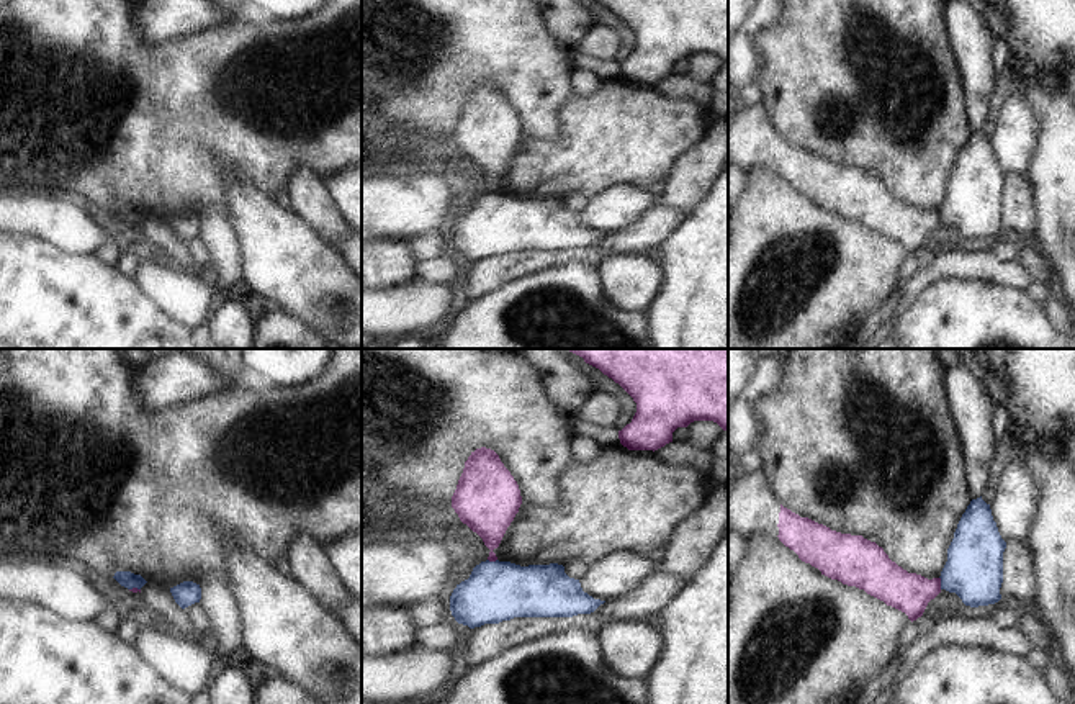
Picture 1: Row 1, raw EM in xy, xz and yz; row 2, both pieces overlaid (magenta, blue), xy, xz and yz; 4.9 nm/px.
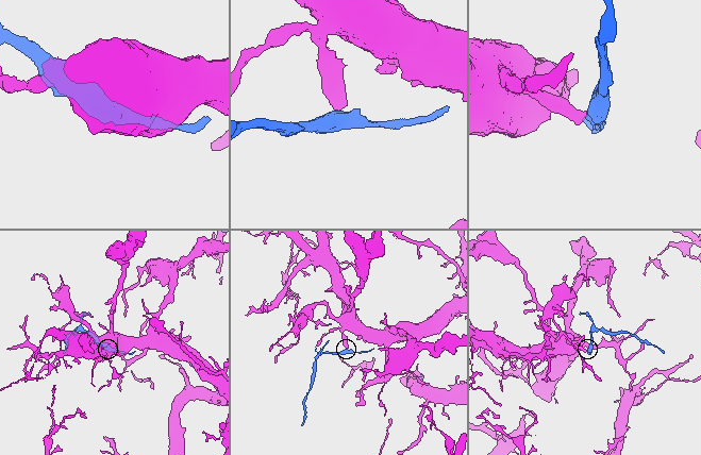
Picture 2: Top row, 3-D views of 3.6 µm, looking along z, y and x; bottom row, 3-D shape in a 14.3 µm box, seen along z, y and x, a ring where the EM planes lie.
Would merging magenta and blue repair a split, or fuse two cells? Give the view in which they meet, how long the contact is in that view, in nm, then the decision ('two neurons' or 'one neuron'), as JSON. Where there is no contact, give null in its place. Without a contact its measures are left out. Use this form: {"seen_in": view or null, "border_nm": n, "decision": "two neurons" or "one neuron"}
{"seen_in": "yz", "border_nm": 60, "decision": "two neurons"}

